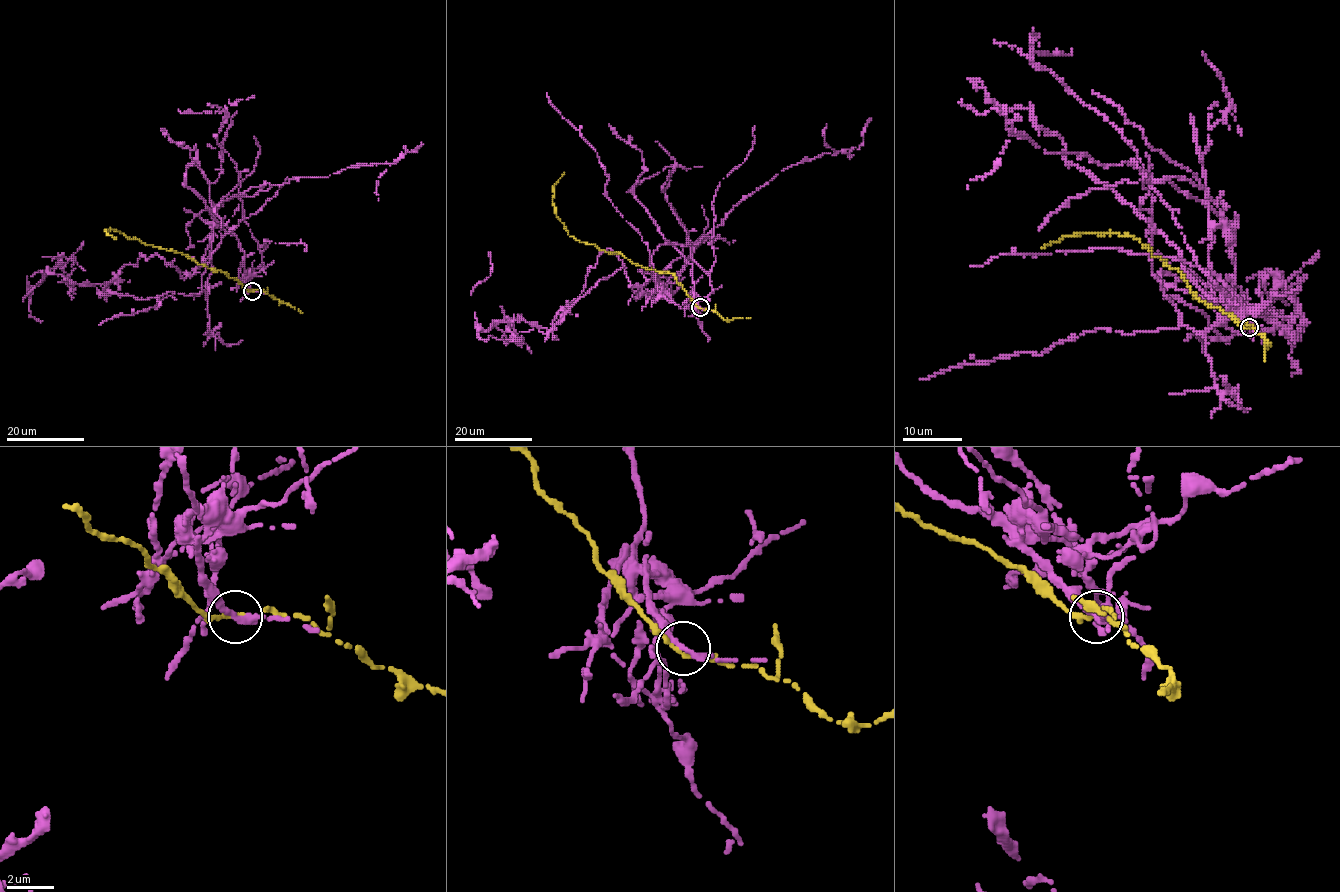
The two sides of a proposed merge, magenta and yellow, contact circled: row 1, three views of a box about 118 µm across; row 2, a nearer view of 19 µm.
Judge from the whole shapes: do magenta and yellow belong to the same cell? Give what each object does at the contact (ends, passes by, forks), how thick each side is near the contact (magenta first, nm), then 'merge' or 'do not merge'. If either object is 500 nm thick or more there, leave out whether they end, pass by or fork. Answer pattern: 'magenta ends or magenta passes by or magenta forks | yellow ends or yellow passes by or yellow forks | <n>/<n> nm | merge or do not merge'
magenta passes by | yellow passes by | 280/200 nm | do not merge

